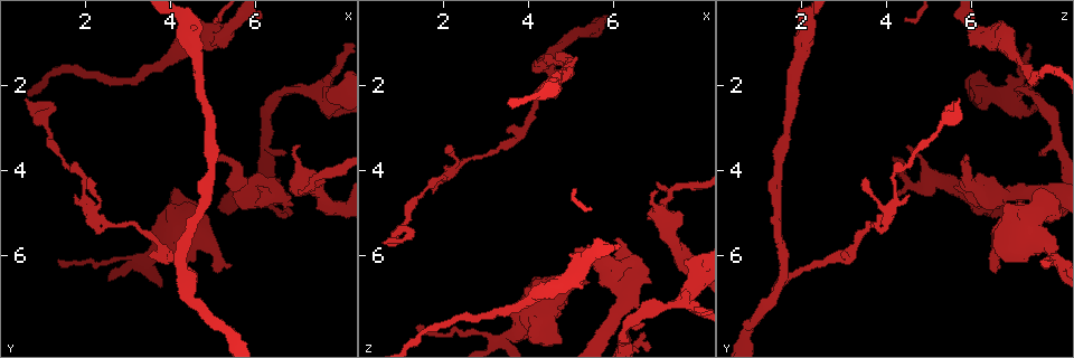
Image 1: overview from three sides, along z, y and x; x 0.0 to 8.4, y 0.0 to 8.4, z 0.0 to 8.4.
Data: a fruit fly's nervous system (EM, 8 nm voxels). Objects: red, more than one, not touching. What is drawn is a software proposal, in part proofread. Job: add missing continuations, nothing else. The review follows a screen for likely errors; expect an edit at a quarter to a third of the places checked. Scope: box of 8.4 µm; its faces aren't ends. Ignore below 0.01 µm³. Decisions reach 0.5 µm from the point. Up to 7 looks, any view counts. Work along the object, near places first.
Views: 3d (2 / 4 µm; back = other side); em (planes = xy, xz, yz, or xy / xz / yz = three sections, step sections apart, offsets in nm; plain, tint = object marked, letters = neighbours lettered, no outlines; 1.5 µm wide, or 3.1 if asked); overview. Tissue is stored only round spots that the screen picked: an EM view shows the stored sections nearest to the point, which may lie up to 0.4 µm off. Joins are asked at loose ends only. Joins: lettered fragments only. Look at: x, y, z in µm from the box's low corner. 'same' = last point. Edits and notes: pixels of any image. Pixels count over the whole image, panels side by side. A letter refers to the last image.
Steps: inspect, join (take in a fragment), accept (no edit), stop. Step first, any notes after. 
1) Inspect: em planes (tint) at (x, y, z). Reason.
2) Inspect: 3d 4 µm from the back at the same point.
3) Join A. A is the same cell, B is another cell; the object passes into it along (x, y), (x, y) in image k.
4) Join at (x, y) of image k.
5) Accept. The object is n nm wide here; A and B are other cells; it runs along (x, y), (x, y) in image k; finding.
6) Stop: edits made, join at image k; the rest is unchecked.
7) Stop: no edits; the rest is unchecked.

Inspect: 3d 4 µm from the back at (2.05, 4.15, 3.50). Thin end.

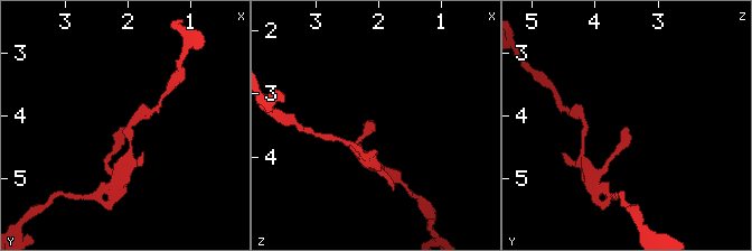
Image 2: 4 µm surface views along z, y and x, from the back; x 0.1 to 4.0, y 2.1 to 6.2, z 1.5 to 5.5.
Inspect: em xz step 8 (letters) at (2.10, 4.15, 3.45). Now the EM.

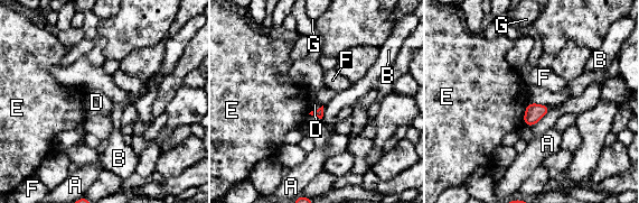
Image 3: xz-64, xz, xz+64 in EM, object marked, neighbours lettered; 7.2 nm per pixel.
Accept. A, B, D, E, F and G are other cells; a border runs along (322, 105), (309, 113) in image 3; no lettered fragment goes on from it.

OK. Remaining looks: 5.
Inspect: em yz step 8 (letters) at (5.15, 3.80, 5.85). Free end.

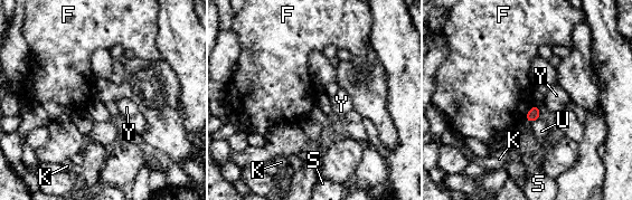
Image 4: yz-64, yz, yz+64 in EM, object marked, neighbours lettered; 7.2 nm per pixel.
Accept. F, K, S, U and Y are other cells; a border runs along (539, 117), (531, 123) in image 4; no lettered fragment goes on from it.

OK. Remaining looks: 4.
Inspect: 3d 4 µm at (1.50, 6.15, 7.65). Free end.

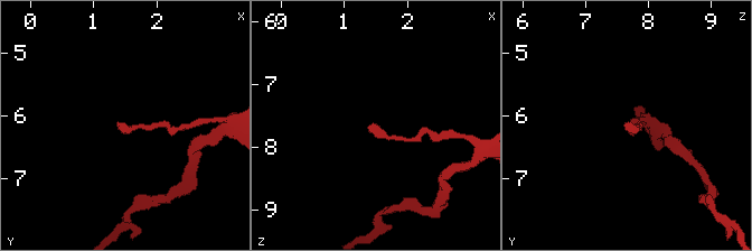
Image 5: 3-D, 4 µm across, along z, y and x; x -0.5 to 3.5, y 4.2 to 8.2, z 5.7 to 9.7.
Inspect: em planes (tint) at (1.50, 6.10, 7.60).

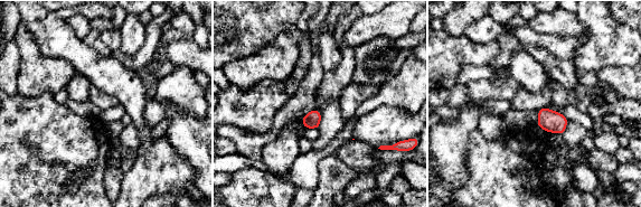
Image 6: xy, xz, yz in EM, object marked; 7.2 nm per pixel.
Inspect: em planes (letters) at the same point. What lies round it.

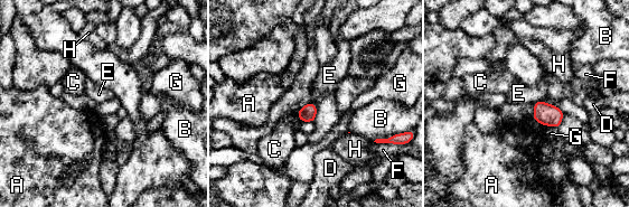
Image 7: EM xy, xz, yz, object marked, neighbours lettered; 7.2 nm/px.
Accept. The object is 120 nm wide here; A, B, C, D, E, F, G and H are other cells; a border runs along (309, 102), (316, 105) in image 7; none of them fits.

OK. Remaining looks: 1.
Stop: no edits; the rest is unchecked.

